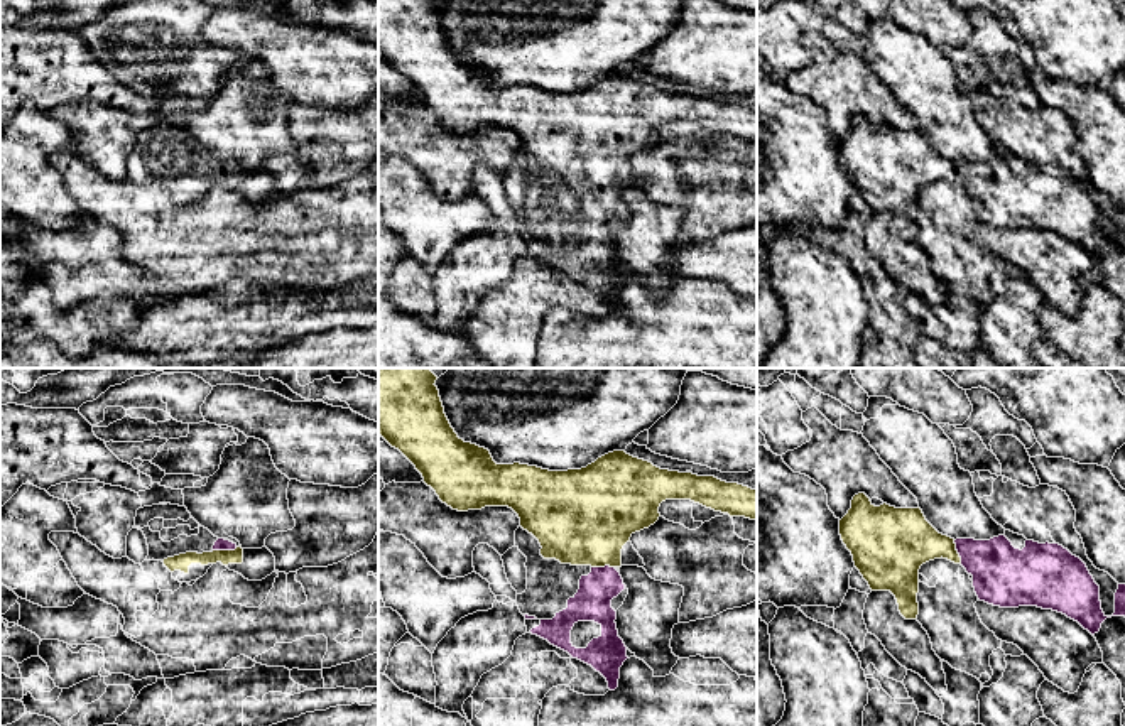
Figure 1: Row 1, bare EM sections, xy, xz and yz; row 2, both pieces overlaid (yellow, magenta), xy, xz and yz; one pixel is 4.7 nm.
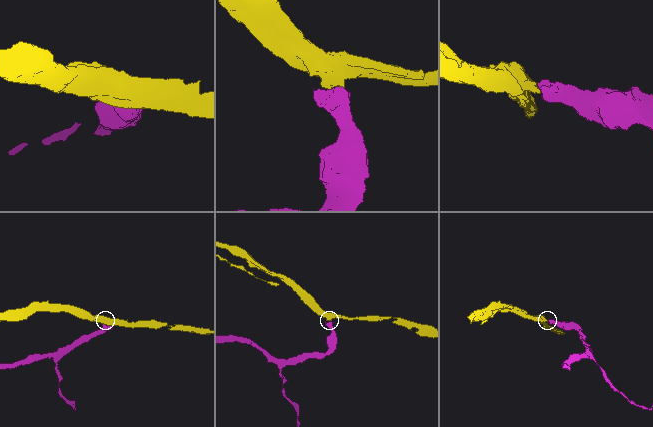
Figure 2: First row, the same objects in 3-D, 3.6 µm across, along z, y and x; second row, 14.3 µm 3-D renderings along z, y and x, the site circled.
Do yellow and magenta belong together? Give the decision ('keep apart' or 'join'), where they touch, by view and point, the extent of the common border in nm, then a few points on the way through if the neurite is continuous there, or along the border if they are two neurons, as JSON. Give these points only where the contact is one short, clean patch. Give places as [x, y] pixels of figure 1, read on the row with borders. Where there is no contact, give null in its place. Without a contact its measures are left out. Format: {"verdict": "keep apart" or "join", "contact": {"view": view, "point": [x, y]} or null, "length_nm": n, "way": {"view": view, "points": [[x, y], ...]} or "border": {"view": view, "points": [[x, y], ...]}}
{"verdict": "join", "contact": {"view": "xy", "point": [225, 551]}, "length_nm": 120, "way": {"view": "xy", "points": [[181, 563], [225, 551], [220, 544]]}}

